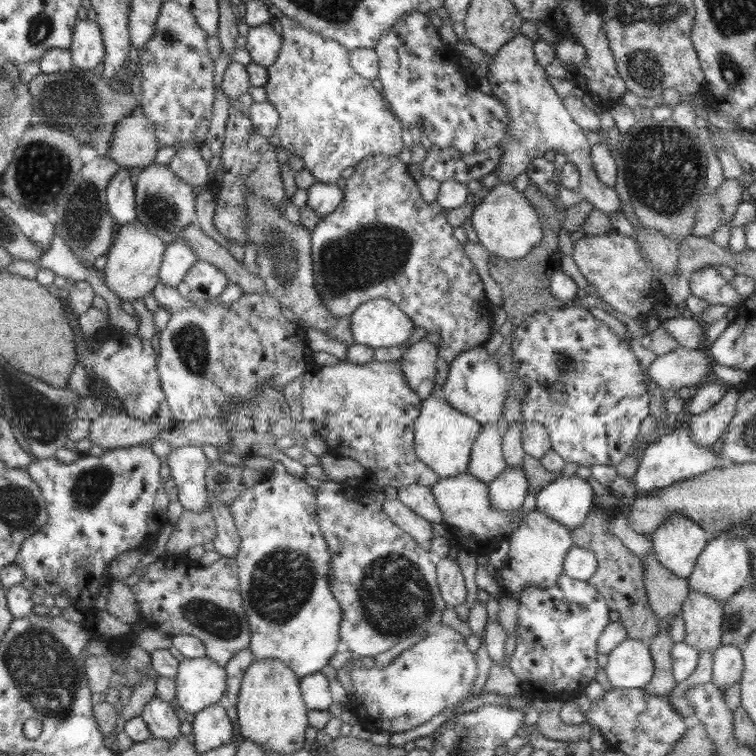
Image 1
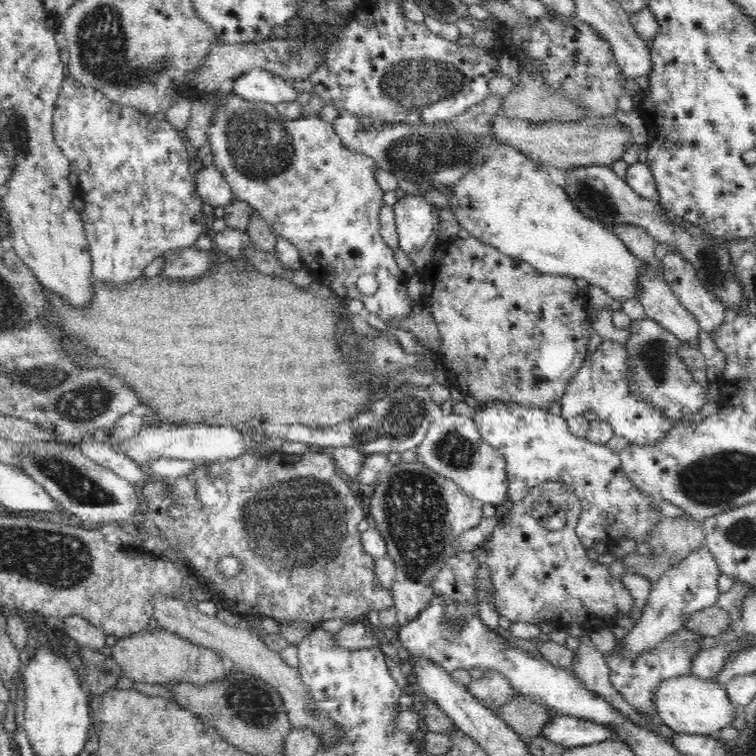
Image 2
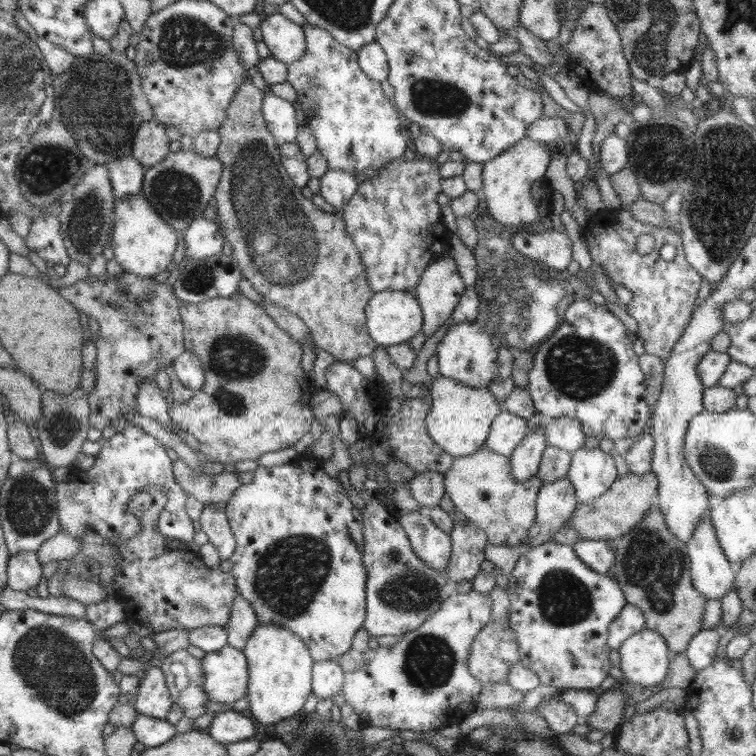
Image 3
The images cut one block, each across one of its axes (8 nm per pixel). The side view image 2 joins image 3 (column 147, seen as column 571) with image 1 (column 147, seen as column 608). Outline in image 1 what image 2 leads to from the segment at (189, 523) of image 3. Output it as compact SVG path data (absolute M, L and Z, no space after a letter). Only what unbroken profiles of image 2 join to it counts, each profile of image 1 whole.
M137 445L108 450L100 457L83 450L80 458L71 464L63 464L57 458L38 459L34 456L33 462L24 469L30 479L40 486L49 523L22 542L13 563L46 594L52 597L66 594L71 606L84 614L84 624L90 624L98 614L95 599L102 587L112 582L107 572L109 564L119 554L139 549L145 551L157 542L161 524L166 519L166 508L170 504L165 484L160 478L161 462L162 459L154 454L152 448Z

